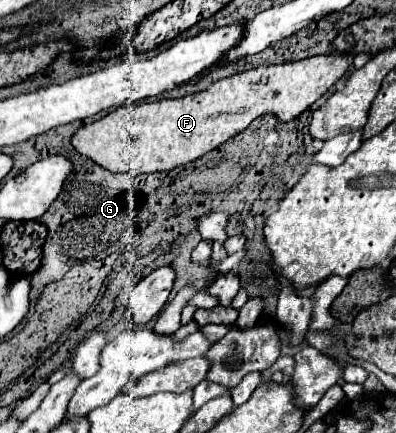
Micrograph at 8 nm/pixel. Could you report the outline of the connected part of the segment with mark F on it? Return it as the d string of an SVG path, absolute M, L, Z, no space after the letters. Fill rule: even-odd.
M332 53L282 65L260 65L212 83L208 93L202 91L182 99L124 105L106 117L84 125L72 137L72 145L94 163L116 173L130 173L130 177L184 167L220 147L222 141L228 141L244 131L257 117L270 113L278 119L278 123L294 121L346 73L352 59L354 55ZM220 115L224 115L224 123L218 129Z

